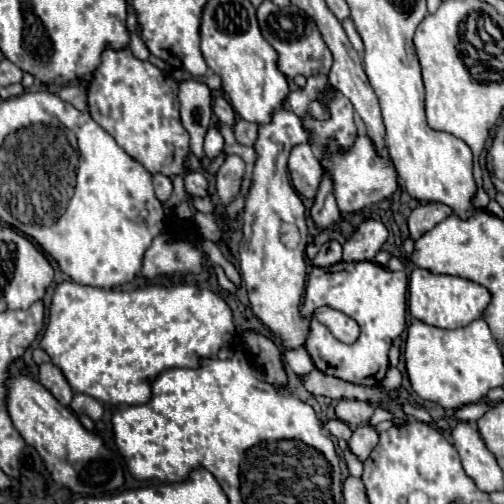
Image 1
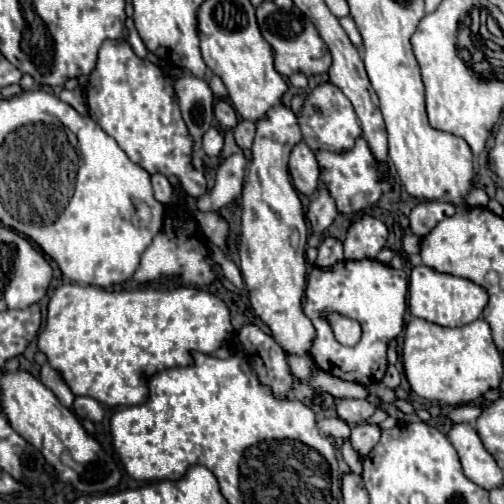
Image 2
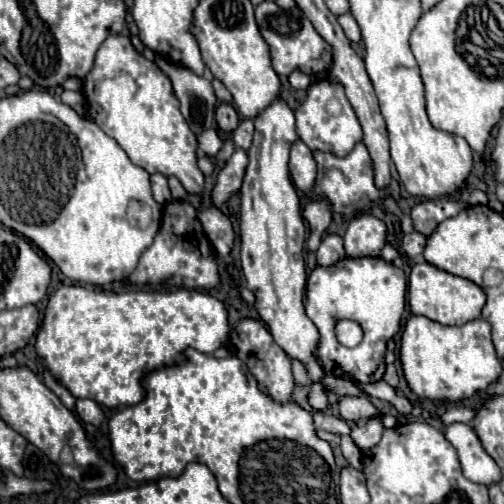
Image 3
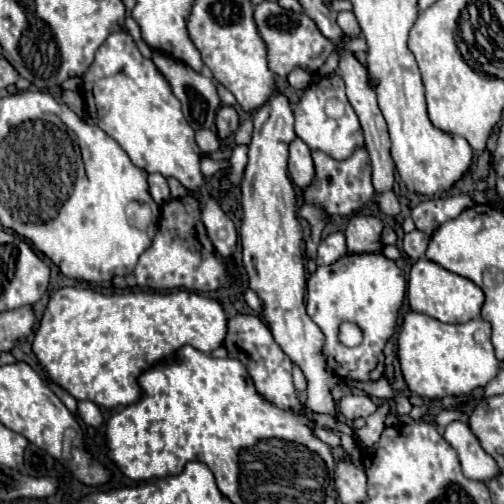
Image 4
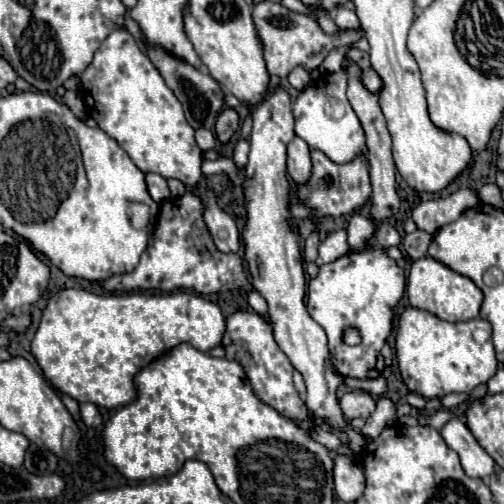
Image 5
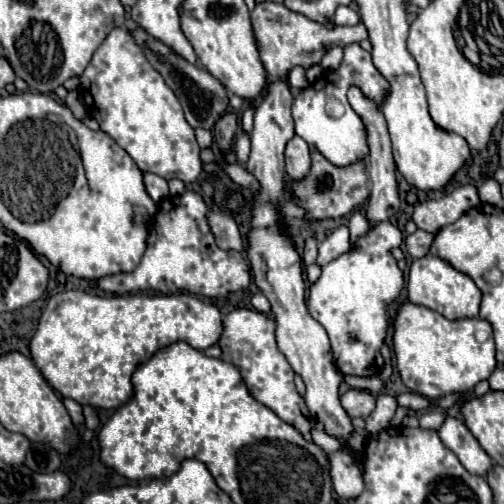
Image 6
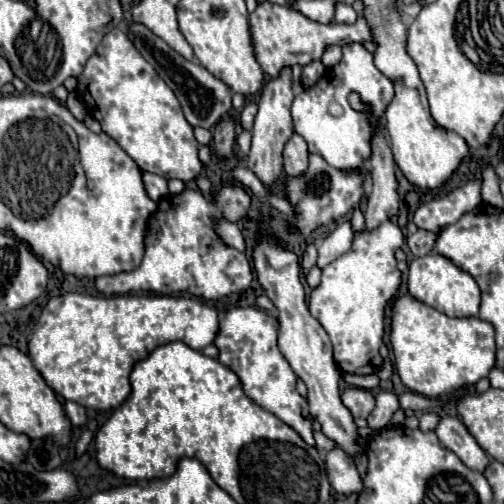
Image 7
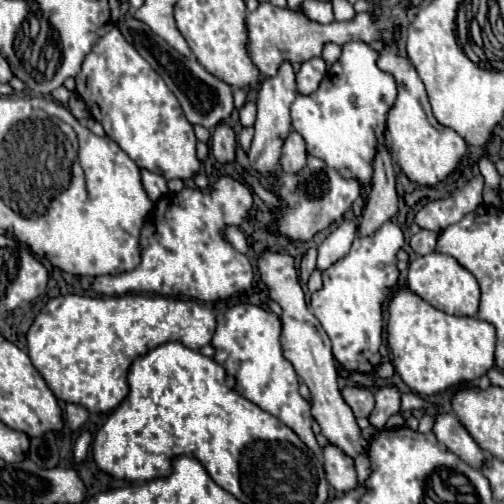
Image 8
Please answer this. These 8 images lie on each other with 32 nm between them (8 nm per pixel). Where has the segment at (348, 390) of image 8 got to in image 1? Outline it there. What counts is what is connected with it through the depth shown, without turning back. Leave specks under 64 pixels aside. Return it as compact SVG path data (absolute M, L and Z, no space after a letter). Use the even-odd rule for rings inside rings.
M340 400L334 410L336 410L336 418L352 428L368 424L374 414L374 406L360 400Z

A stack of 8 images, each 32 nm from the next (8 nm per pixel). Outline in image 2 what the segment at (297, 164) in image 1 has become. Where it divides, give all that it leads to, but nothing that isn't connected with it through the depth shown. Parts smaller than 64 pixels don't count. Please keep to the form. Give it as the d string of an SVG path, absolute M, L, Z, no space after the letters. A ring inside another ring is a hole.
M300 142L292 148L288 168L294 188L304 196L312 196L320 182L320 166L316 154L308 148L308 144Z

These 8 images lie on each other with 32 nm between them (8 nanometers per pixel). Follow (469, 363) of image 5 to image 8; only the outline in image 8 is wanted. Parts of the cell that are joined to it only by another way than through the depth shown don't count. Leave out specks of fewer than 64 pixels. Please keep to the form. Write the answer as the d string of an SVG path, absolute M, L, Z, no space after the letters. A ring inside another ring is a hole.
M408 286L400 288L394 292L390 304L388 304L388 344L394 354L394 368L404 380L404 384L422 394L422 396L432 396L440 394L452 388L460 388L464 384L472 384L474 380L482 378L492 366L494 366L494 346L496 346L496 334L492 324L478 320L478 318L468 318L468 316L450 316L444 314L436 308L432 308L428 302L420 300L416 294L408 290Z

